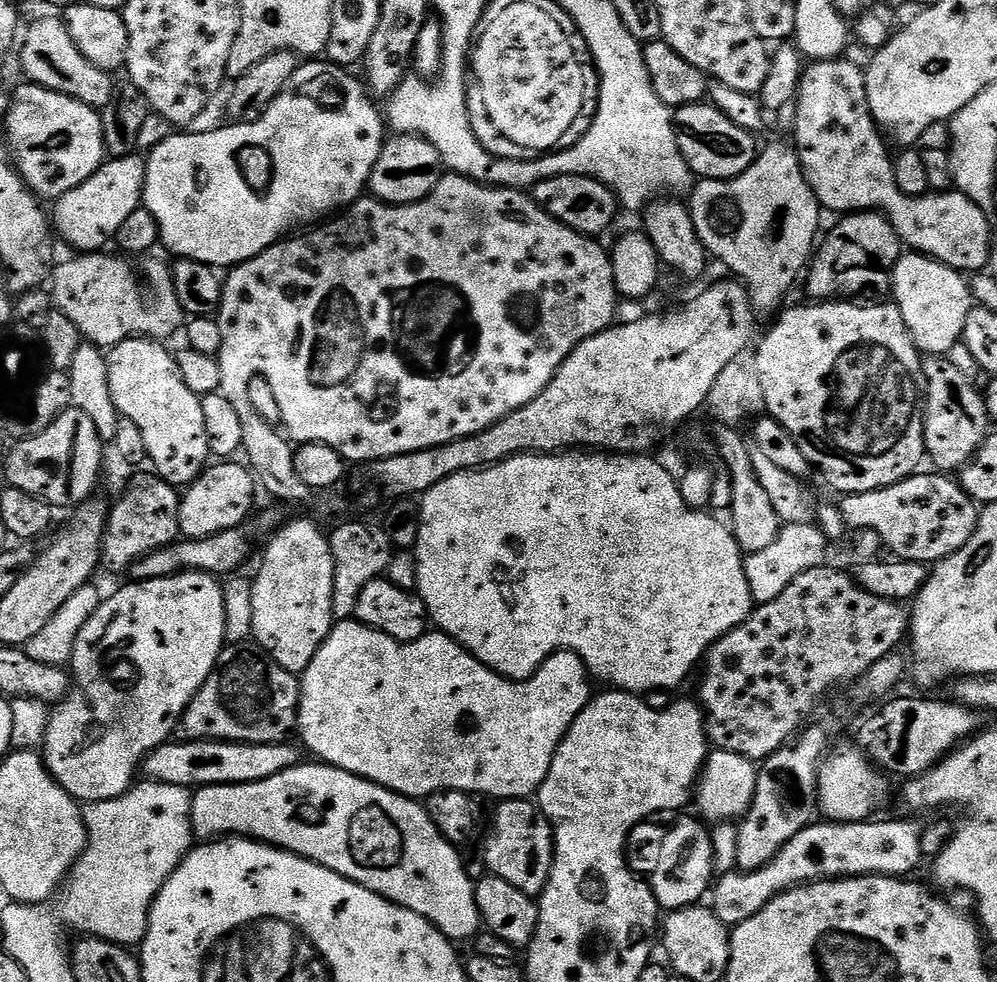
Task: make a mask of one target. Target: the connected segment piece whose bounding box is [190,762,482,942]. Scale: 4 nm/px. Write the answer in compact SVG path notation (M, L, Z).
M301 762L262 782L205 784L195 789L190 810L193 837L197 841L207 842L242 836L281 848L283 852L292 852L304 860L313 860L326 870L334 870L334 874L342 874L406 910L414 910L414 914L426 918L453 942L471 941L482 928L476 885L466 874L461 849L450 843L438 826L434 826L427 807L380 784L363 780L361 776L333 768L331 764L312 763L316 764Z

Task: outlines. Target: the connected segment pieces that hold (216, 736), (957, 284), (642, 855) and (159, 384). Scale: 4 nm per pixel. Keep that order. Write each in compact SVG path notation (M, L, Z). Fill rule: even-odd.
M255 643L225 647L216 669L190 702L182 717L182 732L194 740L233 740L239 744L279 744L297 731L300 711L300 680L297 673L278 666Z
M901 255L892 271L890 296L921 353L947 357L948 351L963 341L966 318L974 301L969 281L950 266L929 256Z
M676 814L659 822L645 822L628 835L628 866L635 875L646 881L657 905L664 910L699 905L703 901L700 899L709 895L714 883L716 863L711 831L707 827L704 829L705 825L695 815L684 815L688 814Z
M134 336L114 345L107 353L108 373L110 374L110 398L114 398L114 406L121 416L130 418L138 430L142 430L142 439L146 441L148 460L153 464L155 475L162 477L168 484L187 486L196 481L204 473L210 460L208 439L206 438L206 422L202 419L200 397L195 396L182 382L182 374L176 365L176 357L164 349L159 340L150 340L147 336Z

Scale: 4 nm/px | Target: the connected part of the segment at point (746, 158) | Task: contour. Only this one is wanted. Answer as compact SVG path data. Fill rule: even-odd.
M701 102L675 109L676 141L682 158L690 166L693 177L700 180L733 180L754 163L758 155L751 131L738 126L725 112L711 102Z

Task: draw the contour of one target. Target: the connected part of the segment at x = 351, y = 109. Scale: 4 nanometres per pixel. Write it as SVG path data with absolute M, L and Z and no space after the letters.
M320 62L301 63L294 74L294 78L290 78L290 82L278 94L278 98L274 98L274 102L270 102L268 109L254 122L249 124L232 122L227 125L229 128L216 128L213 132L192 132L189 136L174 134L170 138L166 138L166 142L162 142L157 148L153 148L147 153L148 169L146 170L142 204L157 220L157 225L160 228L159 243L163 247L168 247L173 252L173 257L182 260L197 260L203 264L210 264L217 270L228 270L235 265L245 264L250 258L262 254L271 244L285 239L293 230L303 229L337 210L347 209L365 195L368 179L374 170L374 162L378 162L378 154L383 150L386 143L386 135L384 136L384 128L386 132L385 117L382 115L381 109L379 112L372 105L373 97L366 91L365 85L359 79L356 81L348 73L351 71L331 62L316 63Z

